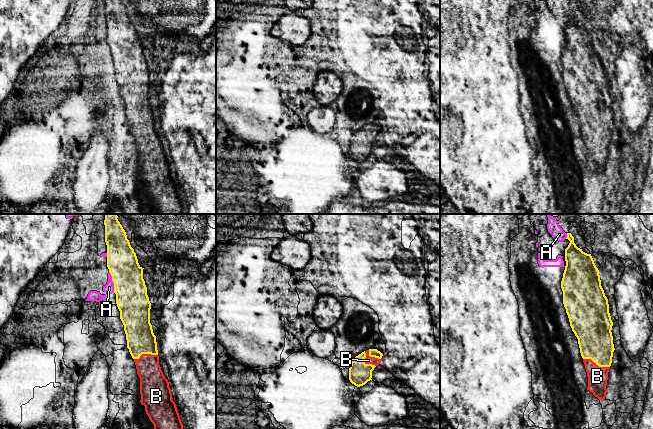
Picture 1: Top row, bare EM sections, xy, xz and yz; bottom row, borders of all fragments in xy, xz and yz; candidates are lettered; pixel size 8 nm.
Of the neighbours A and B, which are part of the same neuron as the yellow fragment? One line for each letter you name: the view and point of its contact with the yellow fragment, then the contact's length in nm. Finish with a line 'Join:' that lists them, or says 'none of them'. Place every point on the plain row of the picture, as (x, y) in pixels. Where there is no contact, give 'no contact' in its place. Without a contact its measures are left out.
B: meets yellow in yz at (596, 139); contact 220 nm long
Join: B

